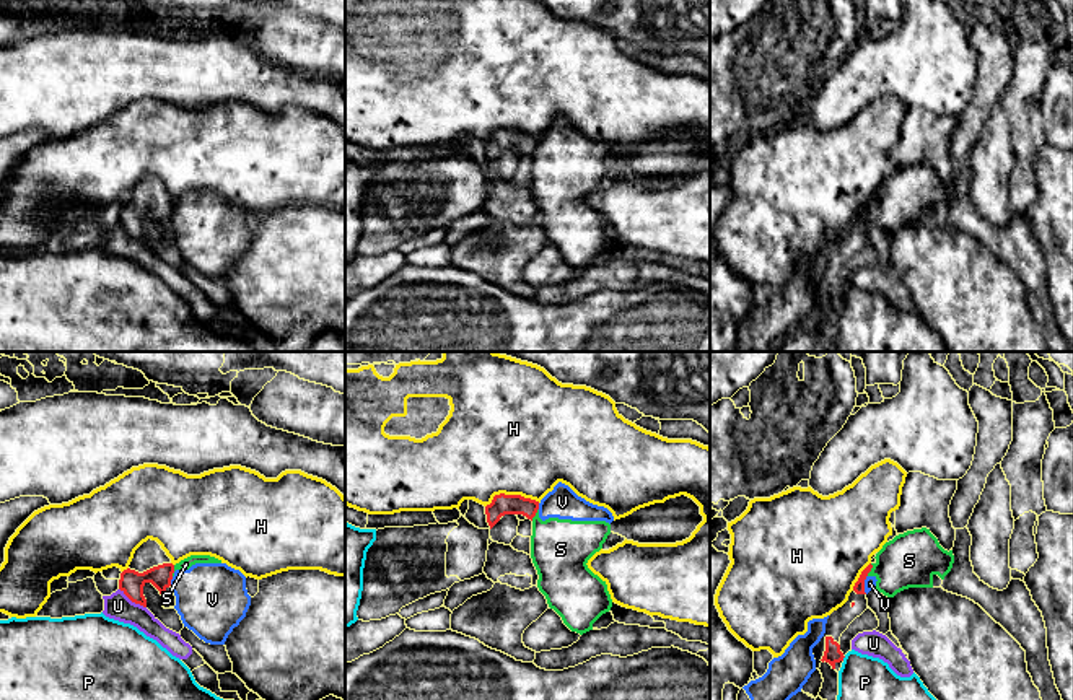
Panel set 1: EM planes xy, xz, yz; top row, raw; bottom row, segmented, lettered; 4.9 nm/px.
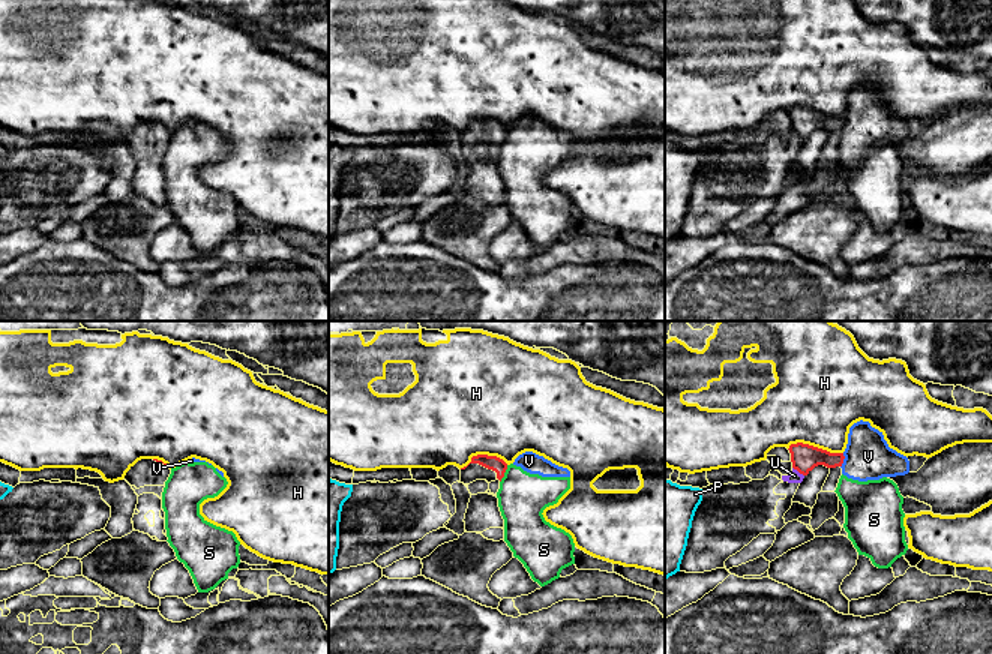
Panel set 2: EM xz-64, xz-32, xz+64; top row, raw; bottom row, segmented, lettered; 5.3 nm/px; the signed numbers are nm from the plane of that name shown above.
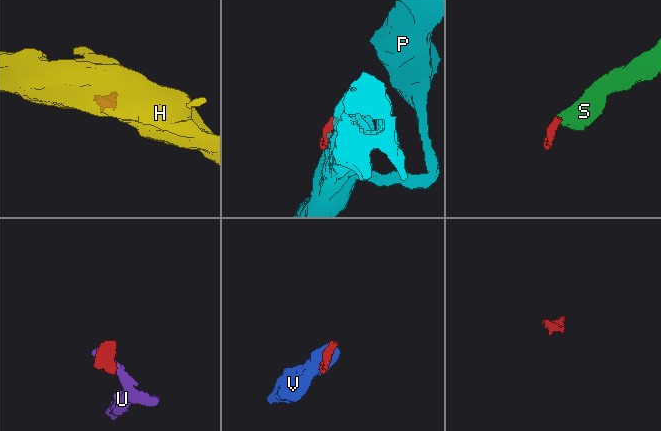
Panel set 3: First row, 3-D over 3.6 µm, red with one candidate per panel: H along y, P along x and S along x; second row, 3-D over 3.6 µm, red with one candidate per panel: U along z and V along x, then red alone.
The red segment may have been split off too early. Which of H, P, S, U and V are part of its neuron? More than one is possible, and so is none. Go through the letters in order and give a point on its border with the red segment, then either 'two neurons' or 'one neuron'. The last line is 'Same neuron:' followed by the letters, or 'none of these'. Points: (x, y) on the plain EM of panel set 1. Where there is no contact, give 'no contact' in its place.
H: meets red in xz at (512, 131); two neurons
P: meets red in yz at (844, 292); two neurons
S: meets red in yz at (870, 205); two neurons
U: meets red in xy at (132, 236); two neurons
V: meets red in yz at (863, 220); two neurons
Same neuron: none of these

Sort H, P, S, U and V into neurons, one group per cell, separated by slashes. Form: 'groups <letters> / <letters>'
groups H / P / S V / U

